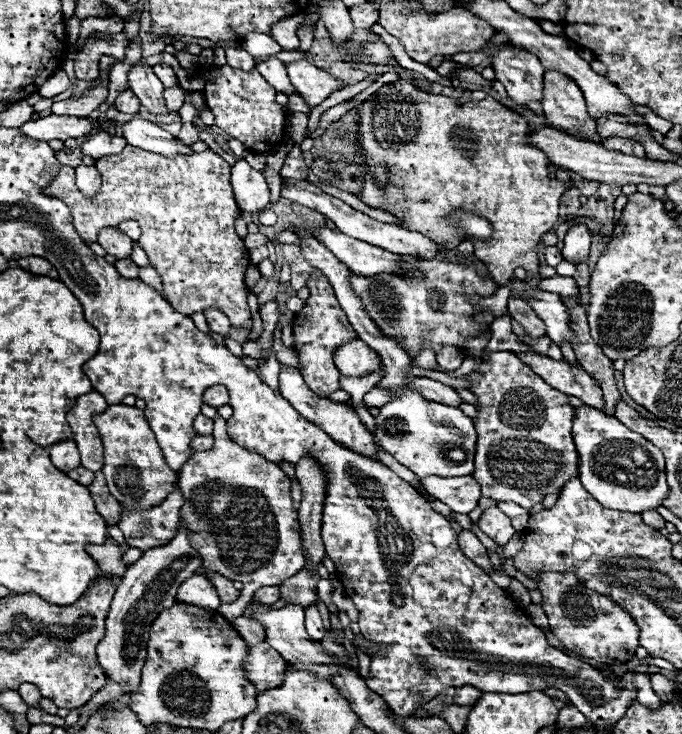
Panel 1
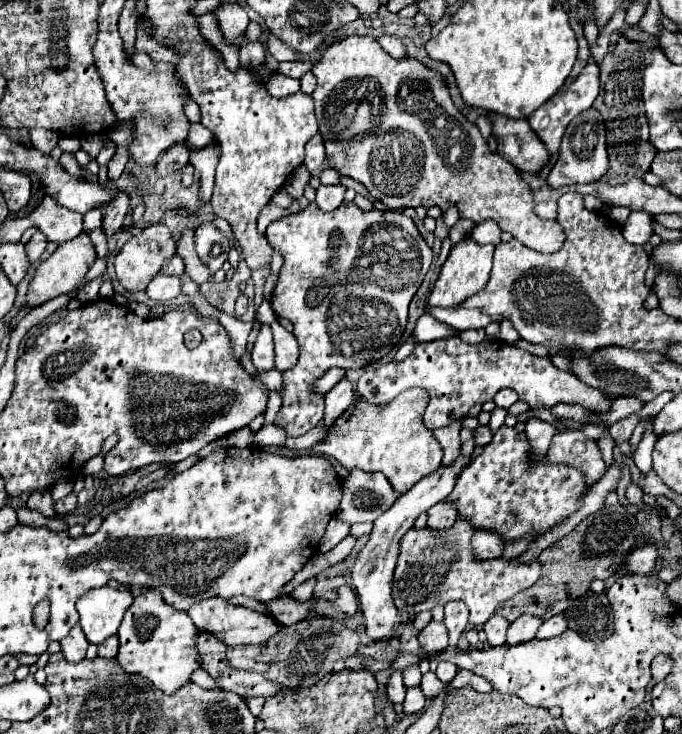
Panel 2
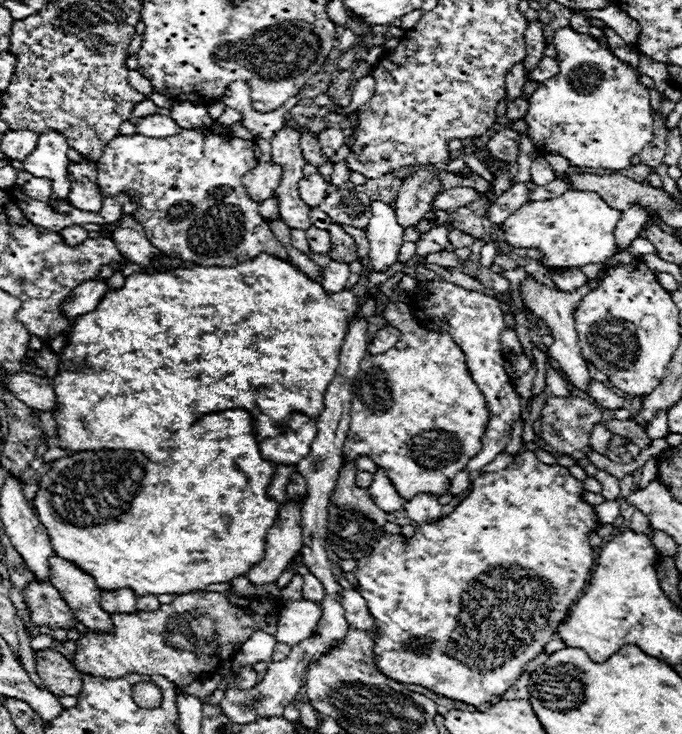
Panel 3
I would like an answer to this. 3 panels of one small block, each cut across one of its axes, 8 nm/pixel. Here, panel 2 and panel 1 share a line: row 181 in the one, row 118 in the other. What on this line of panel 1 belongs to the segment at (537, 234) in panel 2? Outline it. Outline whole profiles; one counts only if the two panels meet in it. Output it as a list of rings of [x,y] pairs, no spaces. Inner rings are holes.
[[[402,78],[384,84],[354,110],[358,110],[358,146],[364,152],[364,162],[360,164],[364,170],[364,184],[356,196],[364,204],[394,214],[402,228],[420,232],[432,242],[450,248],[456,248],[464,236],[458,228],[442,224],[442,216],[454,208],[478,212],[478,216],[486,216],[494,228],[492,240],[474,242],[476,256],[488,266],[492,278],[498,284],[506,284],[506,280],[512,278],[514,268],[524,268],[528,272],[524,280],[526,286],[540,290],[540,238],[558,222],[560,196],[574,184],[566,186],[548,178],[550,162],[538,148],[526,144],[530,126],[520,114],[502,106],[492,96],[480,102],[458,104],[456,98],[422,92]]]

